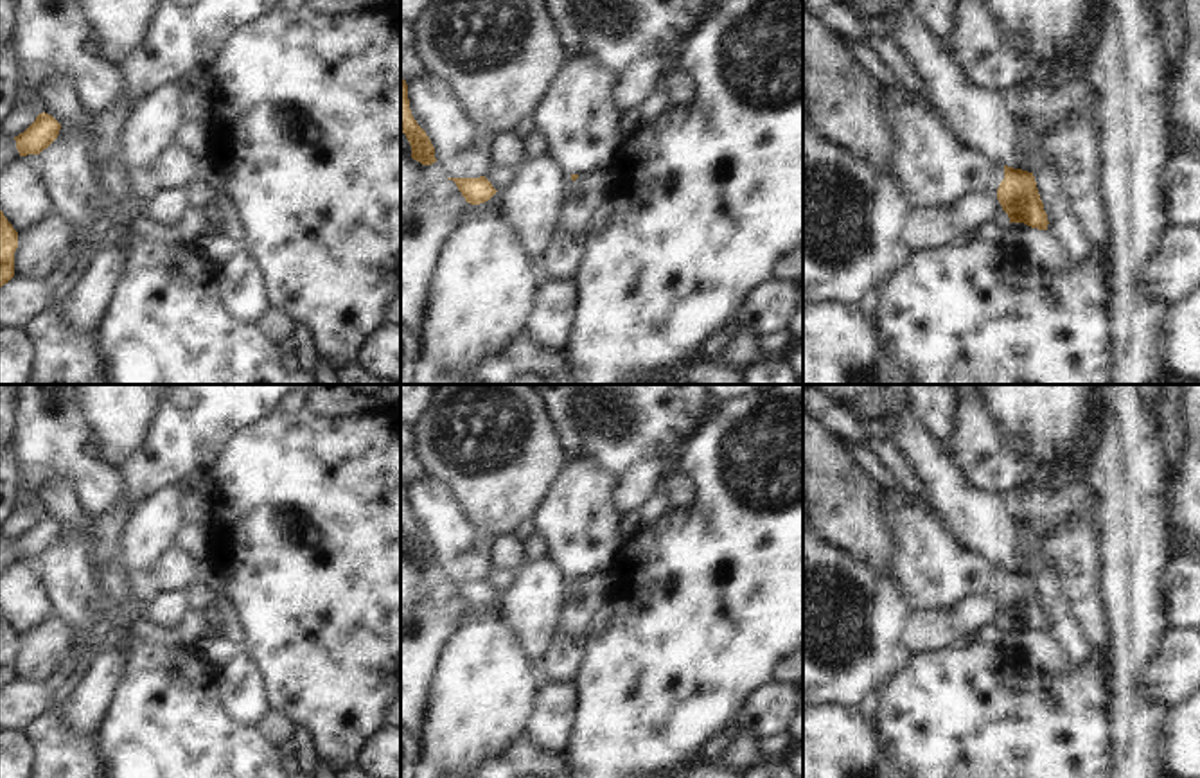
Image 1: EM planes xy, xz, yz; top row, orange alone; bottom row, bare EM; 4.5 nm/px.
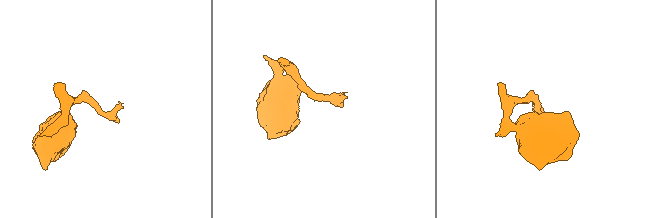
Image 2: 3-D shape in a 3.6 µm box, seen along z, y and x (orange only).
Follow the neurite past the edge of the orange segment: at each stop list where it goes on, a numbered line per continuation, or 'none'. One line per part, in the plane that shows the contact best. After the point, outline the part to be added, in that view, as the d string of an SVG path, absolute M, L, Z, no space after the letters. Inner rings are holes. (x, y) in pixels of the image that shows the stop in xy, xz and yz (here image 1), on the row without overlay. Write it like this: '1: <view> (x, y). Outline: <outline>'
none.

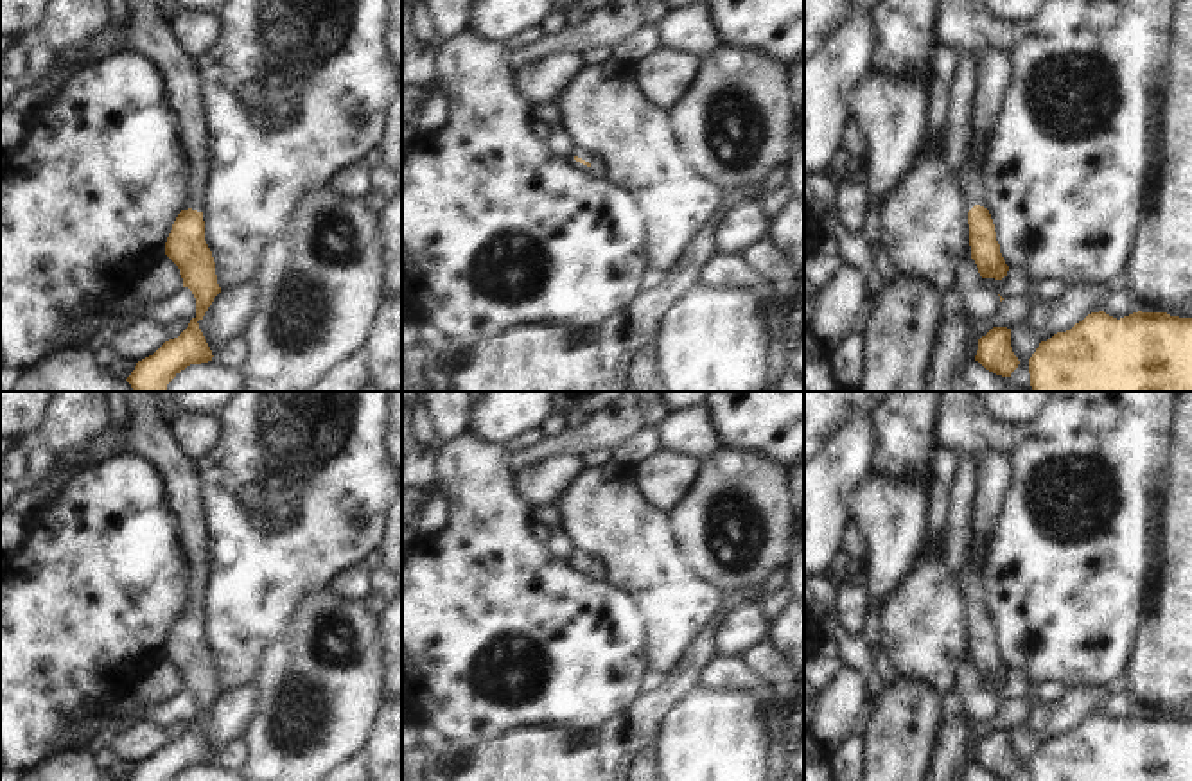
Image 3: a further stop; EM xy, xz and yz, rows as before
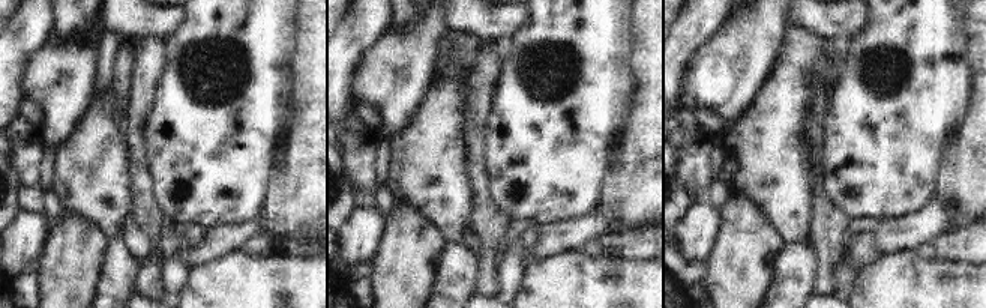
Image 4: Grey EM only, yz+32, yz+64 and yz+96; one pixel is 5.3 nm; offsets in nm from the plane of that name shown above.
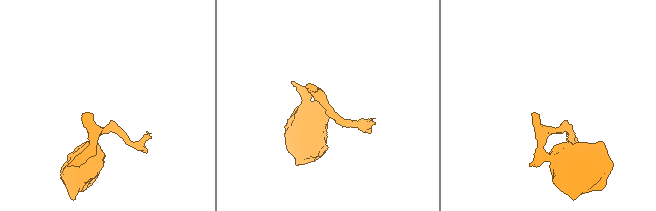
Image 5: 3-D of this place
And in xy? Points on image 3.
1: xy (148, 435). Outline: M156 391L122 393L129 409L127 442L122 452L147 458L162 476L180 531L181 553L190 567L188 605L192 612L201 614L208 580L208 530L196 463L172 440L169 426L158 411Z

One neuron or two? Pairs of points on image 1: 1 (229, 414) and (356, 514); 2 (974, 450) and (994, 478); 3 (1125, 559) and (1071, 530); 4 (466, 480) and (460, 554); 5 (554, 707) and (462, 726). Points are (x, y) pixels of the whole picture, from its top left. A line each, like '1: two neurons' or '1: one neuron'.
1: two neurons
2: one neuron
3: two neurons
4: two neurons
5: two neurons

